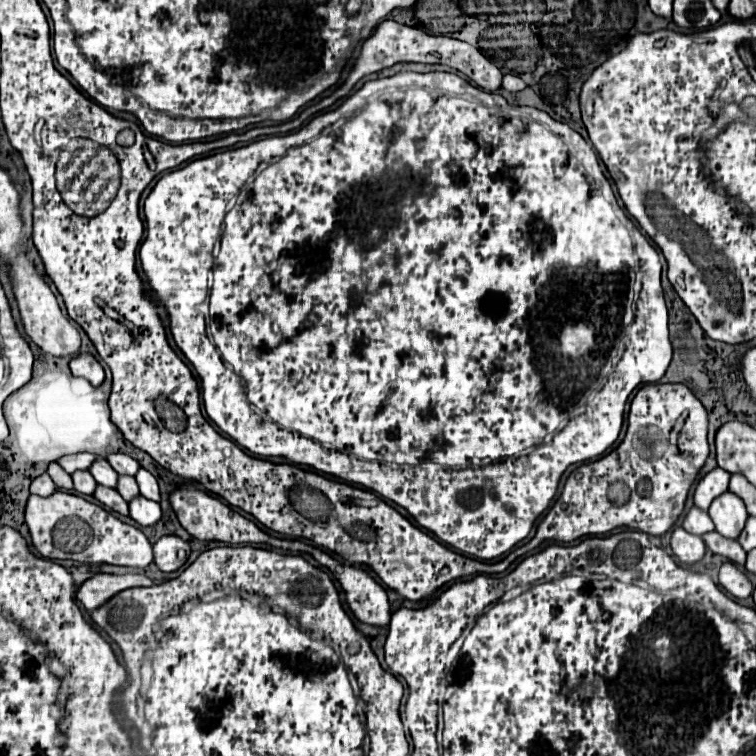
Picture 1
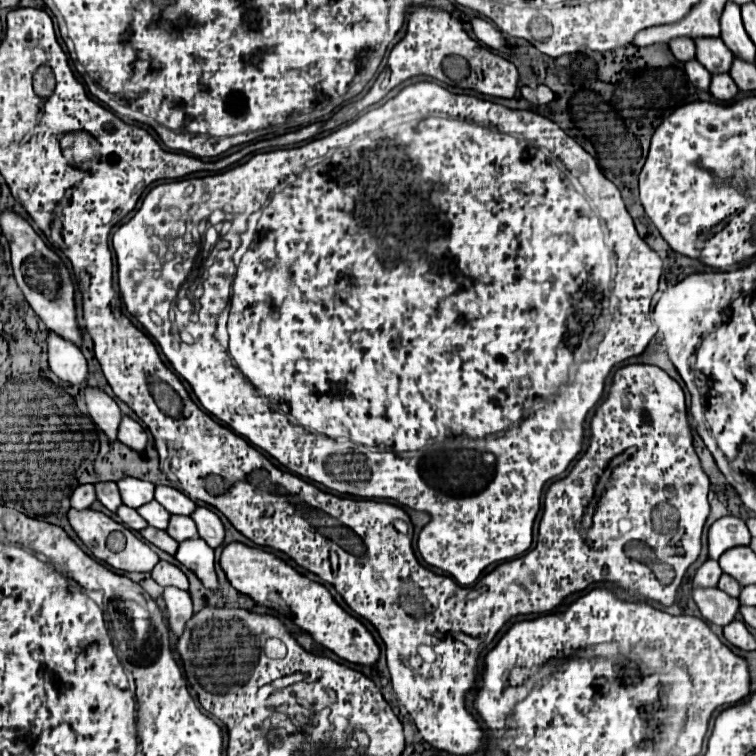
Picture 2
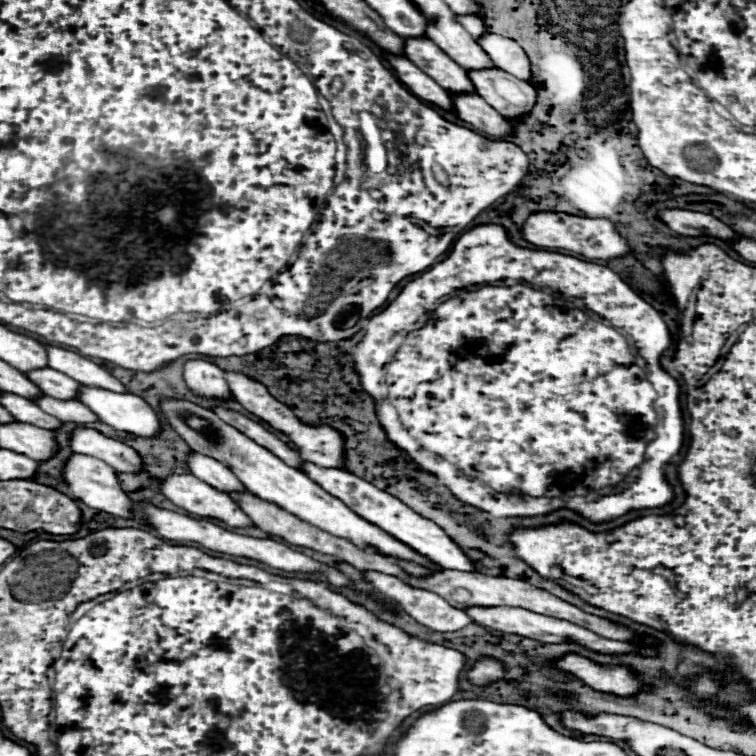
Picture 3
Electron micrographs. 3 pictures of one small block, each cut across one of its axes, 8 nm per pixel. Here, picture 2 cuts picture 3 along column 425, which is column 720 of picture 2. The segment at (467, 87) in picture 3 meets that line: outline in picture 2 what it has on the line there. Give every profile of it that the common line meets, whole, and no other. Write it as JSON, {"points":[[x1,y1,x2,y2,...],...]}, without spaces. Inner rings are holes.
{"points":[[702,38,694,42,696,42,696,60,702,66,706,66,712,74,730,70,730,60,734,58,734,54,724,46,720,38]]}

